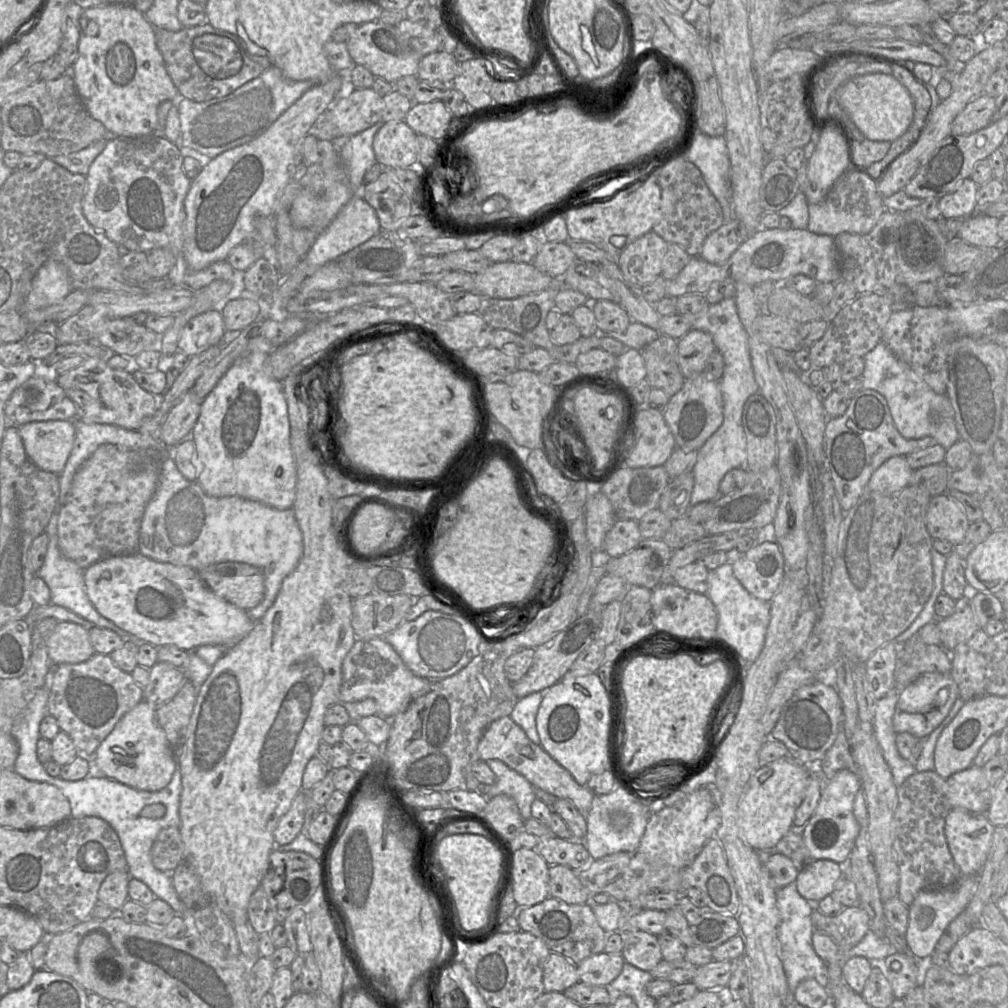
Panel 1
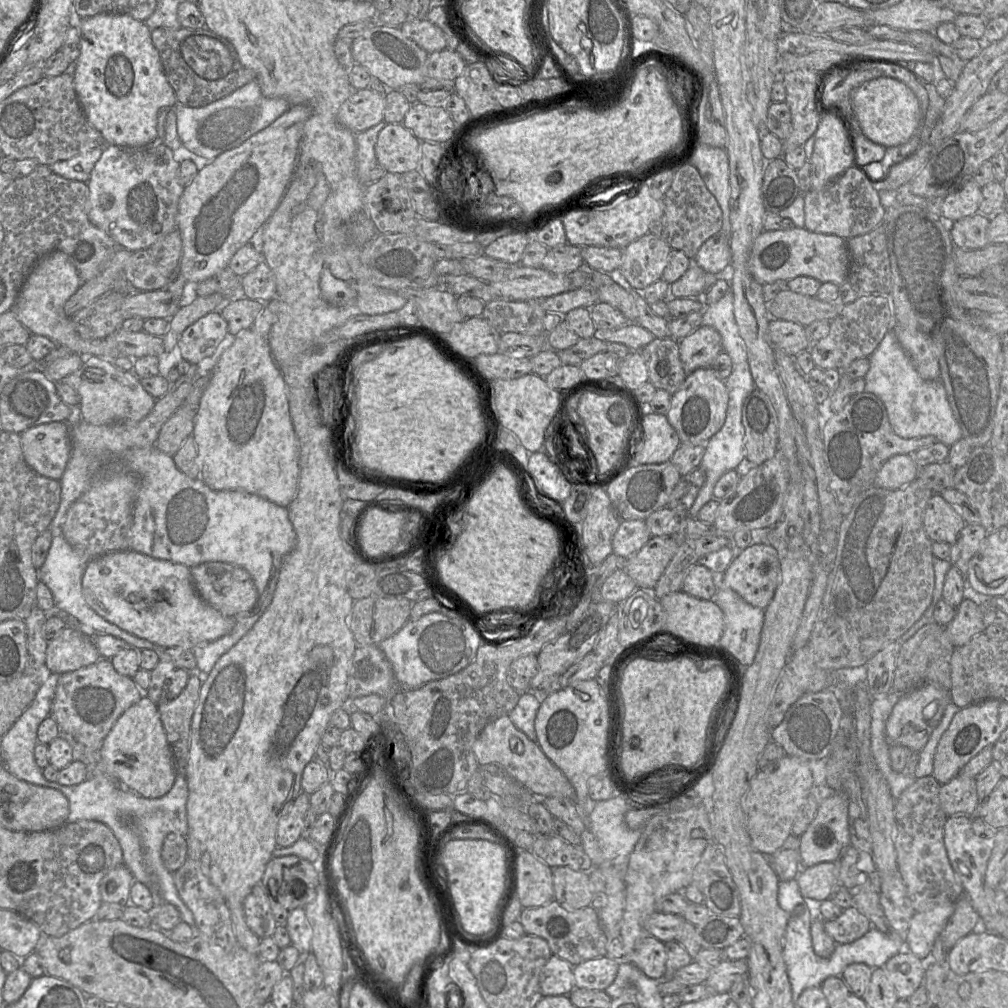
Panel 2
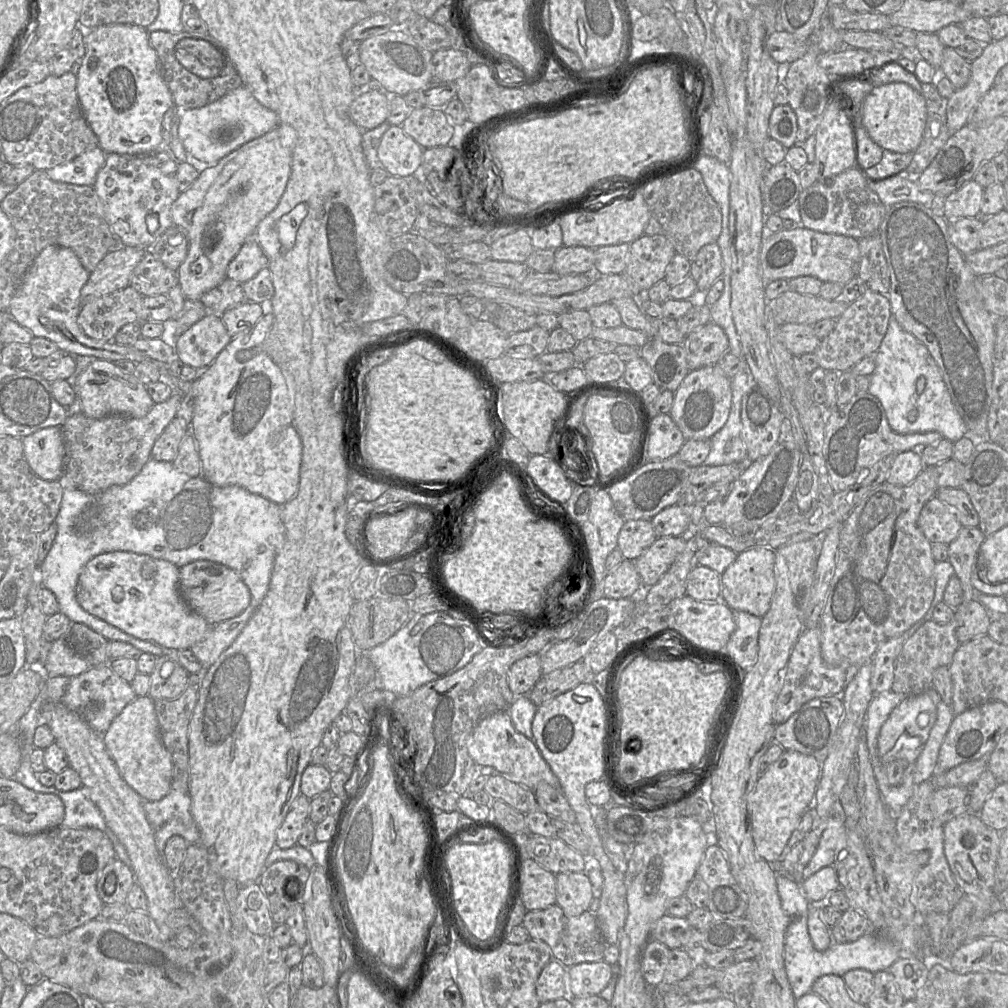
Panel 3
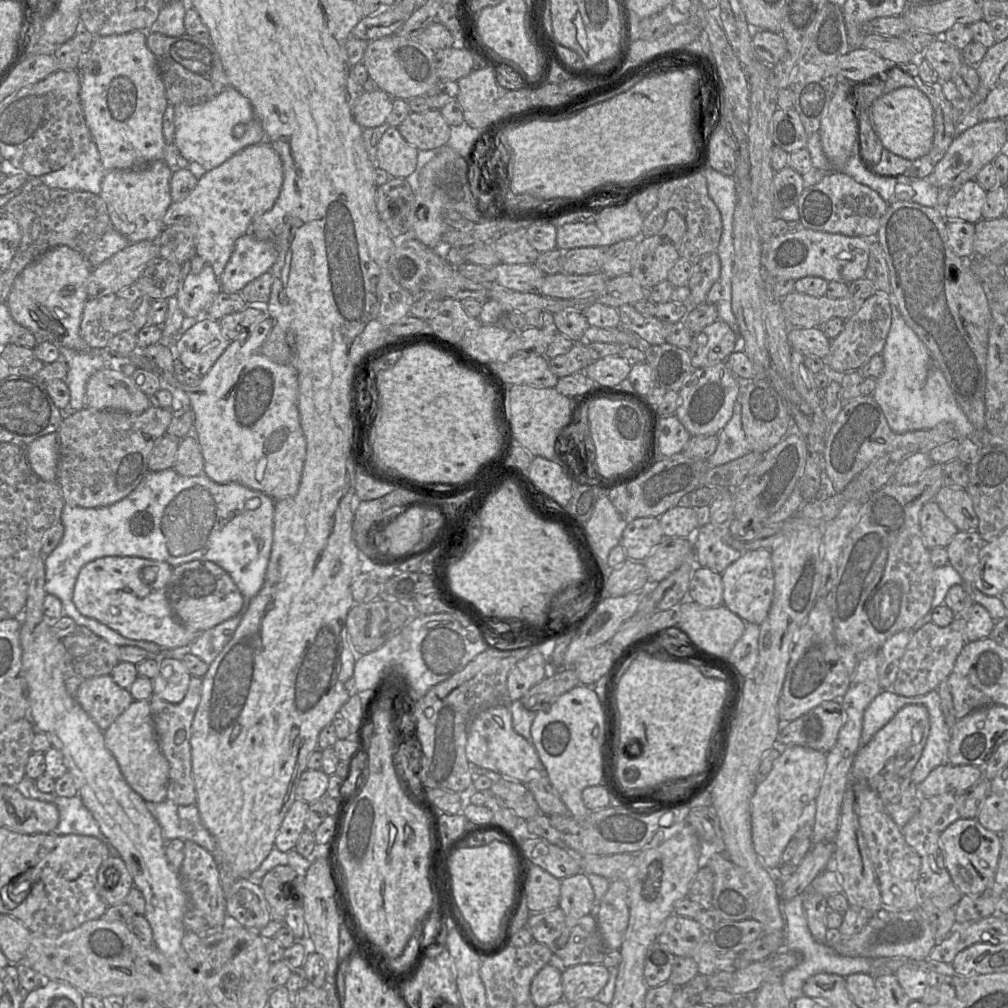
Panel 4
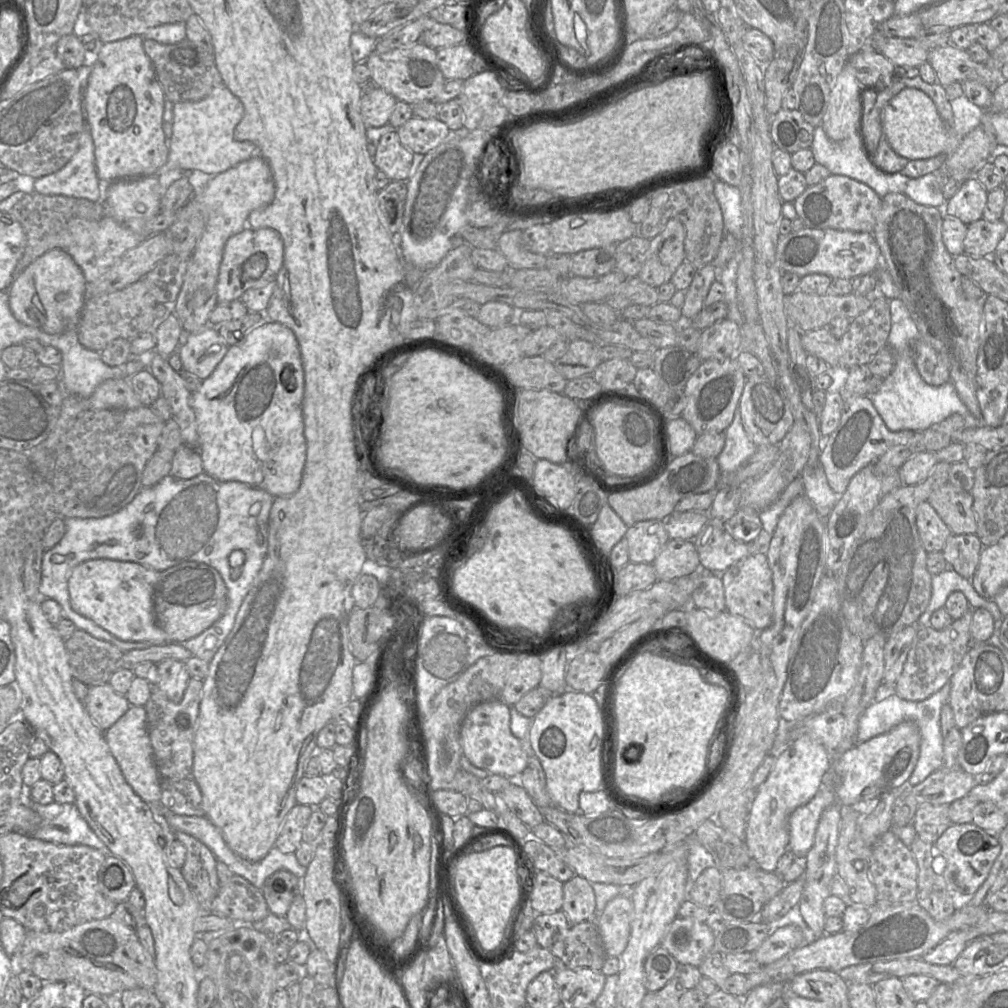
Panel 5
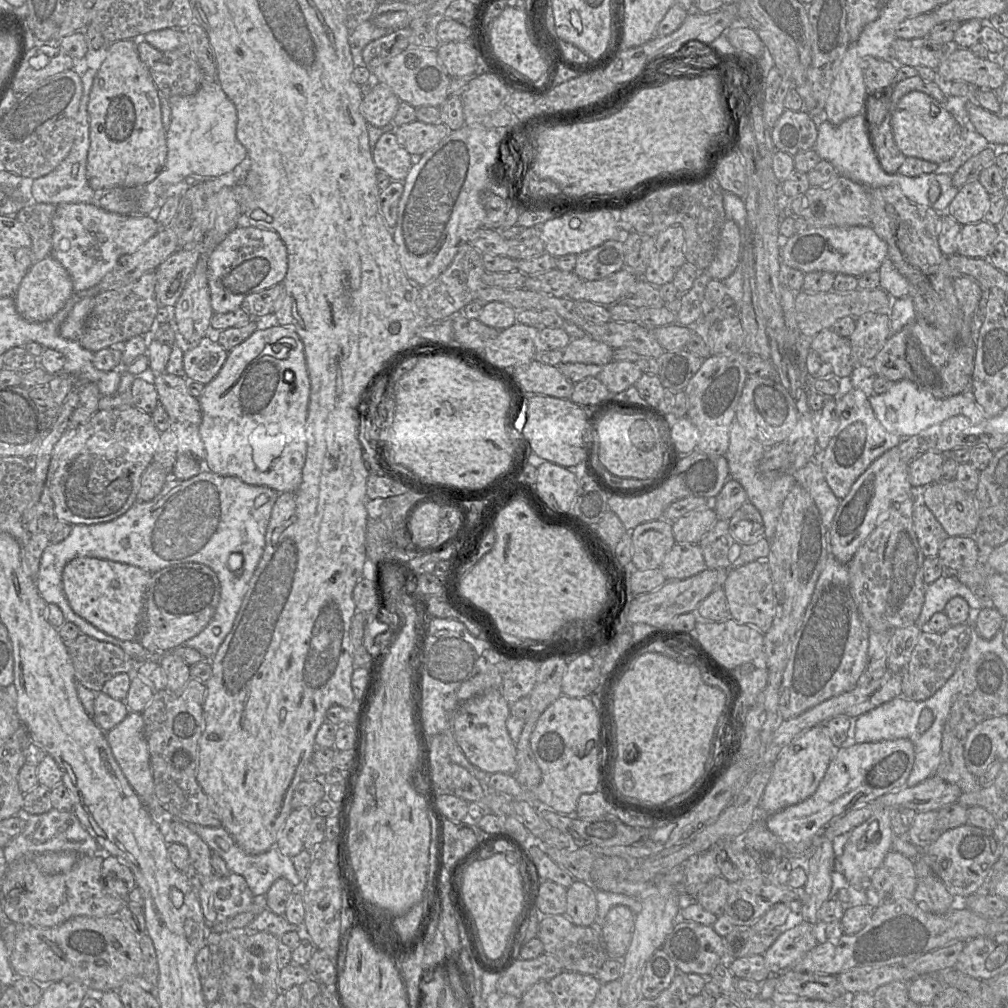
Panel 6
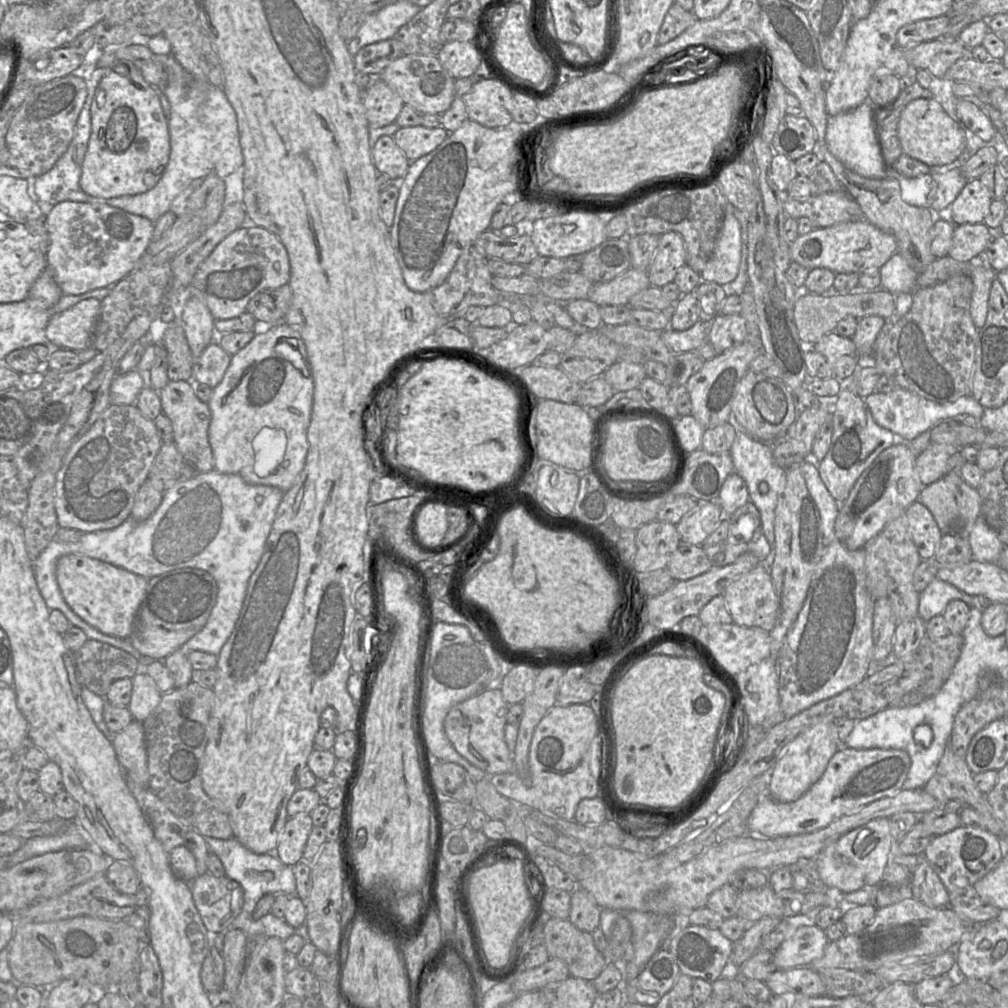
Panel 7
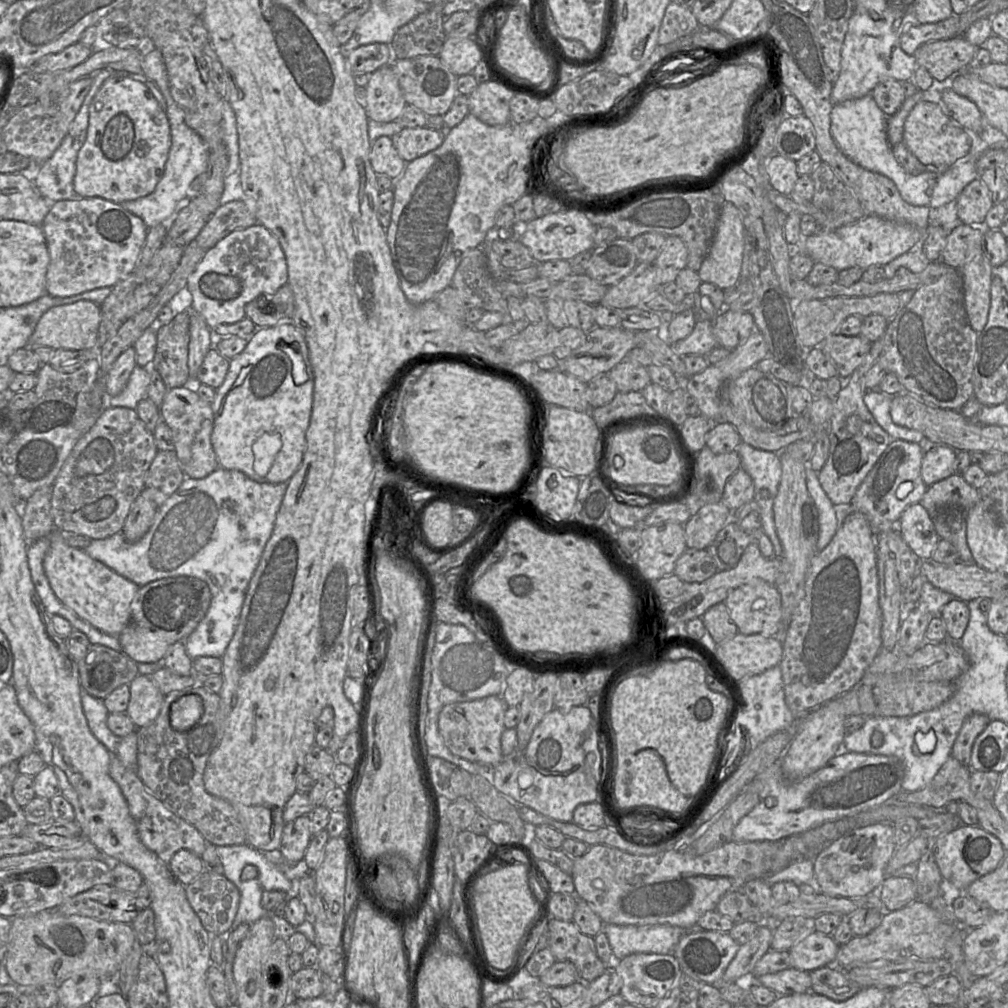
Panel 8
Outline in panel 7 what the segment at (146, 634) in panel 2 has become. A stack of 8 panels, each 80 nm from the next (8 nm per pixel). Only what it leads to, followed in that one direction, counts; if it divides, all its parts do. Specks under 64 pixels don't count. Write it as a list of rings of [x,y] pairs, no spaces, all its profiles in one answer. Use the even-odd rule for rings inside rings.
[[[76,554],[58,560],[56,578],[64,600],[80,618],[104,634],[129,638],[149,579],[102,560]]]

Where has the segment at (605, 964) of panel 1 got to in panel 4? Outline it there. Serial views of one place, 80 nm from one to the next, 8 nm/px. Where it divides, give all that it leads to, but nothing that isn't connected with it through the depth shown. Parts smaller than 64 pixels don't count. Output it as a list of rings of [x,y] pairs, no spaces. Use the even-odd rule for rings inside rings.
[[[579,964],[566,968],[561,975],[563,999],[570,1004],[595,999],[609,979],[609,969],[601,964]]]

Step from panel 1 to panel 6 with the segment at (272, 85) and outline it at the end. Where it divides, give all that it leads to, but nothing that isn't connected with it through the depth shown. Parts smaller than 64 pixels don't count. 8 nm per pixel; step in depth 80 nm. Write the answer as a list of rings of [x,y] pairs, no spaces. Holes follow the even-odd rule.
[[[217,80],[202,81],[199,90],[191,96],[169,97],[170,124],[166,133],[167,156],[164,169],[155,180],[143,187],[145,193],[156,193],[165,198],[168,187],[184,181],[191,175],[200,175],[205,178],[217,178],[231,172],[240,163],[248,158],[245,147],[236,137],[237,112],[234,104],[228,99]]]

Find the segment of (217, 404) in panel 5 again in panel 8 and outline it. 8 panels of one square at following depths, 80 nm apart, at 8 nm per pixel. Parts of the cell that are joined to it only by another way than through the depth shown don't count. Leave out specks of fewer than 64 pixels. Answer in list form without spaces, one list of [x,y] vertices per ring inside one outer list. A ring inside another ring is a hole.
[[[291,321],[274,327],[257,328],[244,350],[230,360],[222,385],[211,404],[211,443],[219,467],[237,470],[259,483],[287,483],[300,467],[306,450],[306,431],[312,413],[314,374],[305,338]]]

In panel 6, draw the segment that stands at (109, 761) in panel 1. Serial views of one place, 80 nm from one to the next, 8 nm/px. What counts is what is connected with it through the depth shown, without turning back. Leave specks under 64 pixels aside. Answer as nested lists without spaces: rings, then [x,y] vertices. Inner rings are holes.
[[[132,712],[106,733],[107,741],[129,784],[142,799],[155,795],[142,713]]]

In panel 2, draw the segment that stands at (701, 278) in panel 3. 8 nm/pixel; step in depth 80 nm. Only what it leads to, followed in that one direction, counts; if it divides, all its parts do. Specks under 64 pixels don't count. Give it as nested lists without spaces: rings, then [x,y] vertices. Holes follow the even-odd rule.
[[[721,231],[713,235],[702,244],[691,260],[708,273],[724,272],[732,260],[729,237]]]

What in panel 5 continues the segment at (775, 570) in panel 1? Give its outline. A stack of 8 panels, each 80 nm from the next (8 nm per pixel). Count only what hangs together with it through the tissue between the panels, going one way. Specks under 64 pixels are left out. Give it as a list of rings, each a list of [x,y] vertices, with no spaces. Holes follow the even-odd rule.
[[[759,552],[729,567],[721,574],[726,610],[750,623],[755,630],[763,631],[772,623],[774,586],[767,555]]]

